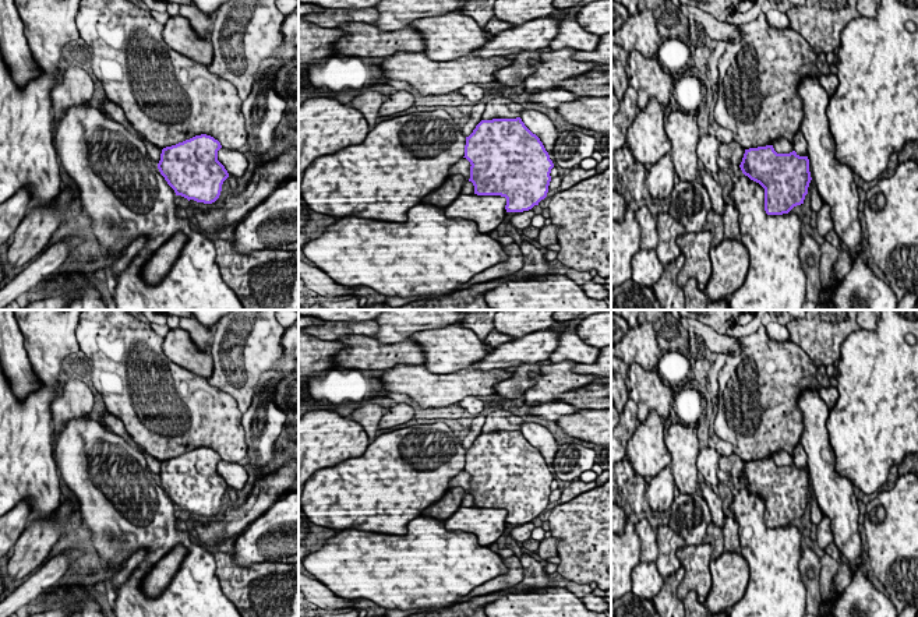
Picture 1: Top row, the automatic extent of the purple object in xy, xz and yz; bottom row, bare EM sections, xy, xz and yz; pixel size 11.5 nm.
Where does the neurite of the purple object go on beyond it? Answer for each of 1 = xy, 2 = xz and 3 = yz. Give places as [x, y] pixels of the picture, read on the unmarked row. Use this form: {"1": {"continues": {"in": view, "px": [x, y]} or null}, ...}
{"1": {"continues": null}, "2": {"continues": null}, "3": {"continues": null}}

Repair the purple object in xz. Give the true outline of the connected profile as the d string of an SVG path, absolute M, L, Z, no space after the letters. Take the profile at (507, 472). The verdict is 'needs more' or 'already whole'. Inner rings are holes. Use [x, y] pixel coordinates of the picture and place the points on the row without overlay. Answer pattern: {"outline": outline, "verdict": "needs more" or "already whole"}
{"outline": "M516 431L481 433L466 449L465 469L470 475L470 491L477 508L506 511L506 525L523 525L547 510L554 480L540 451Z", "verdict": "already whole"}

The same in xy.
{"outline": "M201 447L162 462L158 482L176 508L197 515L212 516L229 490L225 479L218 473L220 455L211 448Z", "verdict": "already whole"}

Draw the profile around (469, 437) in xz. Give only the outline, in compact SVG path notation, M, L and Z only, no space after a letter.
M473 416L472 427L462 436L462 445L469 449L476 438L483 433L483 426L486 423L486 416Z

